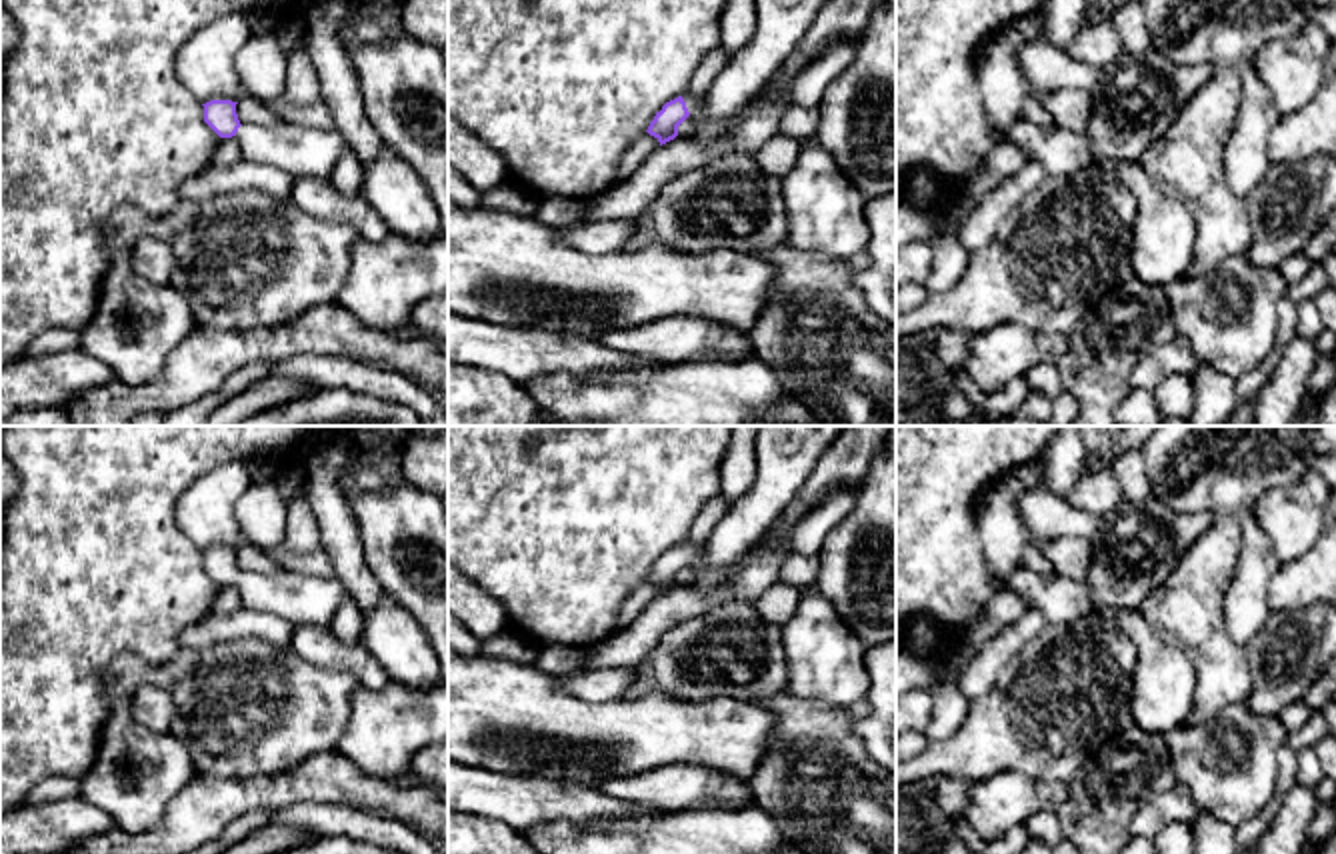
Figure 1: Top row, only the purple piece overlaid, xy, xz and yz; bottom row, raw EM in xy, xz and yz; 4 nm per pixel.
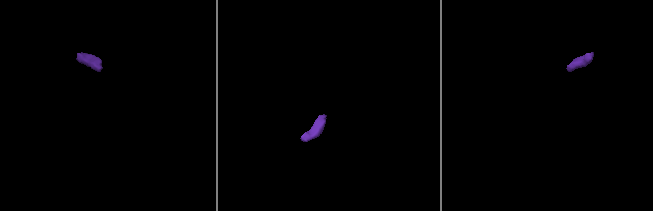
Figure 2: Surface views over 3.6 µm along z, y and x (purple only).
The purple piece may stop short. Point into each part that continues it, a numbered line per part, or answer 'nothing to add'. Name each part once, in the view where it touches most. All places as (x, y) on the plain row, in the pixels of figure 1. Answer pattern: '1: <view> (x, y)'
1: xz (708, 576)

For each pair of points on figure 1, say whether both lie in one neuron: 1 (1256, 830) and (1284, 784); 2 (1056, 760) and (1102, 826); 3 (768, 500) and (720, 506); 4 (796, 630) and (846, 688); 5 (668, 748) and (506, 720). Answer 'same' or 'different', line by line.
1: same
2: different
3: different
4: same
5: same

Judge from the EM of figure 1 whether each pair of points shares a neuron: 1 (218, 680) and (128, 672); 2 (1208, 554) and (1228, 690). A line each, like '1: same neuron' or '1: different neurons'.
1: different neurons
2: same neuron

